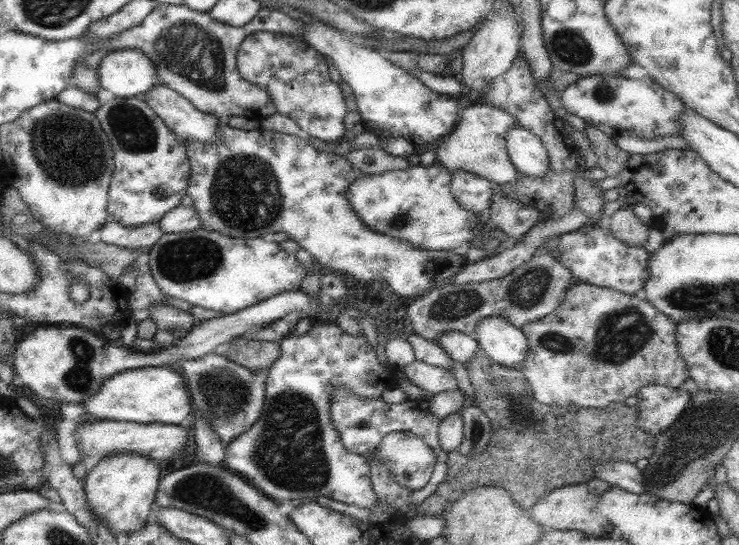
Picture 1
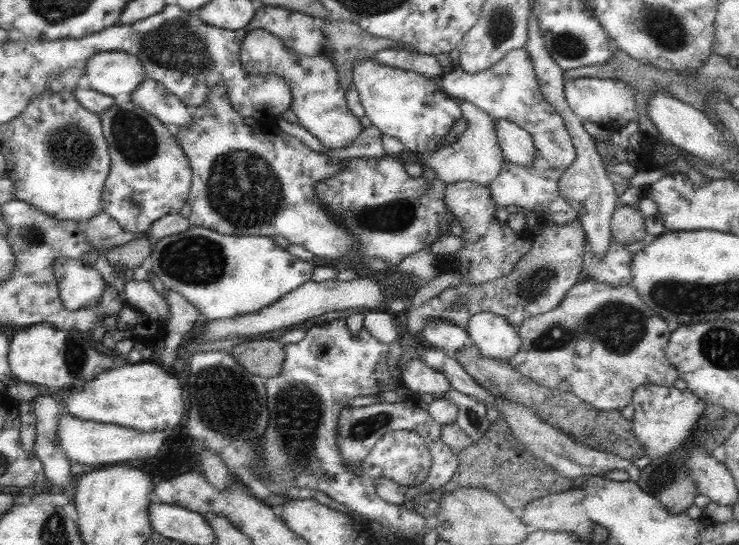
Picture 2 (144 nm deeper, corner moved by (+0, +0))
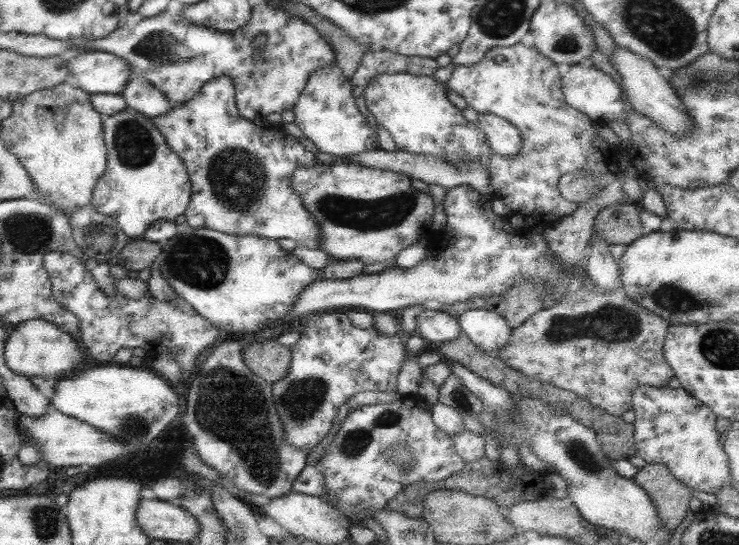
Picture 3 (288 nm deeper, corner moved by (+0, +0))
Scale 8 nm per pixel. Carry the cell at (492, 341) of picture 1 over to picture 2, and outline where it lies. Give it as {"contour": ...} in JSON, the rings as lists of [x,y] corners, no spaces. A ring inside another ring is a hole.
{"contour":[[[491,312],[473,314],[465,330],[469,334],[469,344],[491,360],[509,360],[521,344],[517,328]]]}

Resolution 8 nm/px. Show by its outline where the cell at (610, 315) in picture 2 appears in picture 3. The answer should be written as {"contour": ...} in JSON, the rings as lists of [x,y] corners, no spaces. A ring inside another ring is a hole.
{"contour":[[[581,284],[575,290],[569,290],[569,294],[561,300],[555,300],[545,310],[529,316],[521,326],[513,328],[509,334],[509,342],[497,352],[497,356],[509,368],[527,378],[555,386],[559,390],[573,392],[593,406],[601,408],[603,412],[611,416],[621,416],[625,410],[631,410],[633,390],[637,390],[639,386],[663,388],[673,378],[673,372],[663,356],[663,342],[667,332],[667,322],[629,300],[623,288],[599,290],[591,284]]]}

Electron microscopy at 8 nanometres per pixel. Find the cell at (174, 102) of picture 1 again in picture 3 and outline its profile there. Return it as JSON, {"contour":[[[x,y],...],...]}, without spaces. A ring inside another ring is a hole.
{"contour":[[[131,76],[125,88],[119,92],[119,96],[125,100],[129,108],[133,108],[137,114],[153,120],[165,112],[171,110],[171,104],[167,102],[165,94],[161,94],[155,86],[151,86],[143,78]]]}

